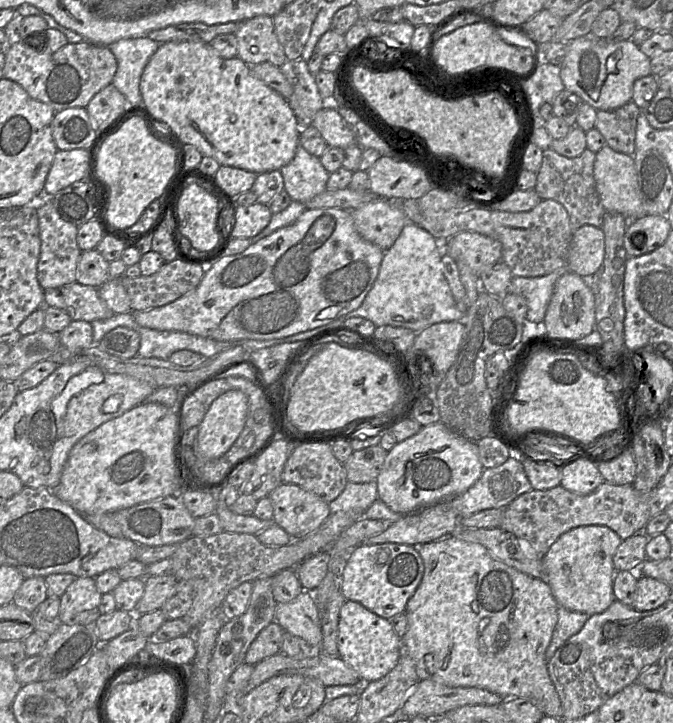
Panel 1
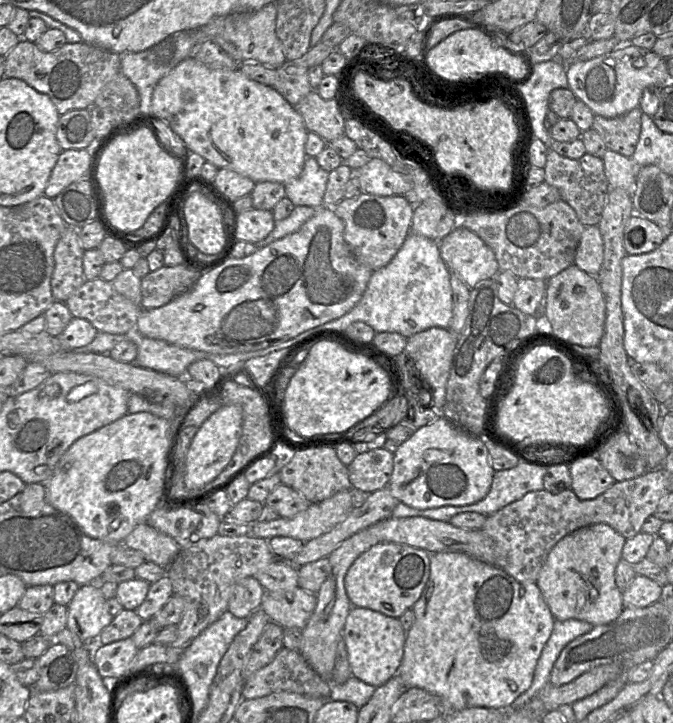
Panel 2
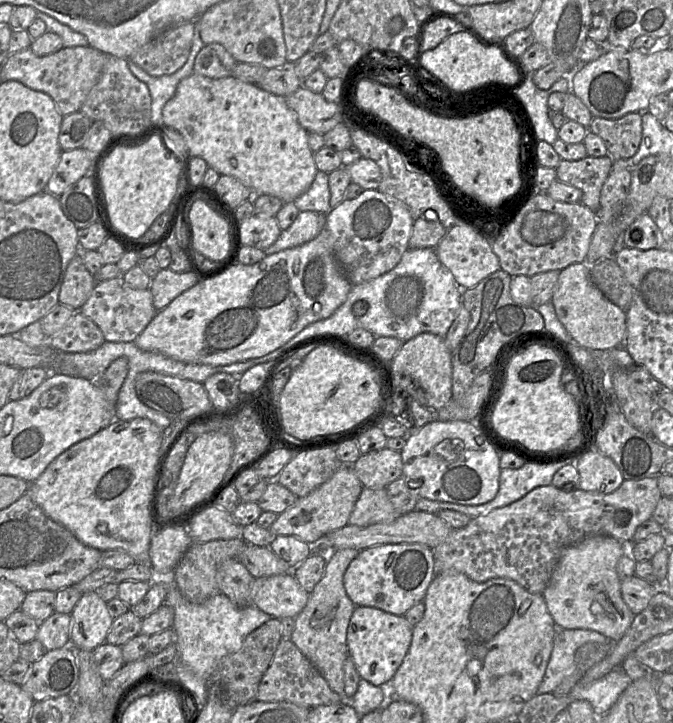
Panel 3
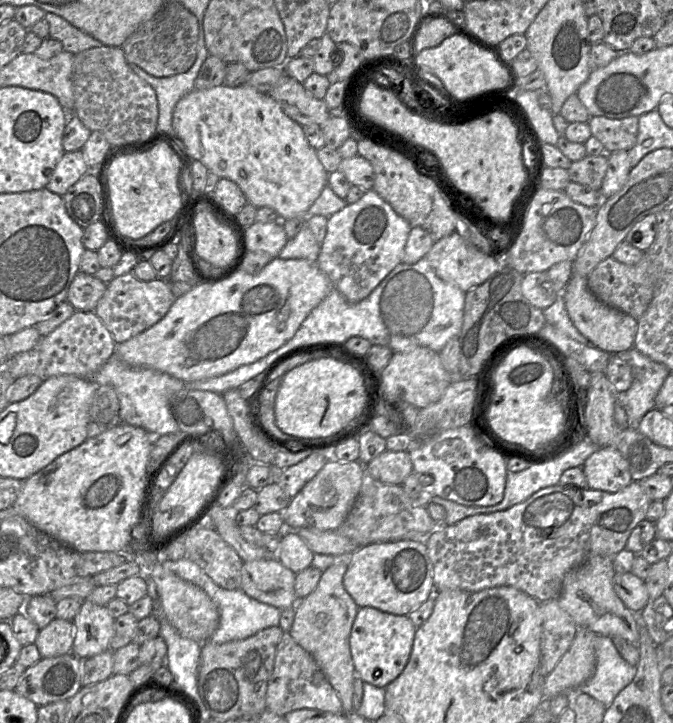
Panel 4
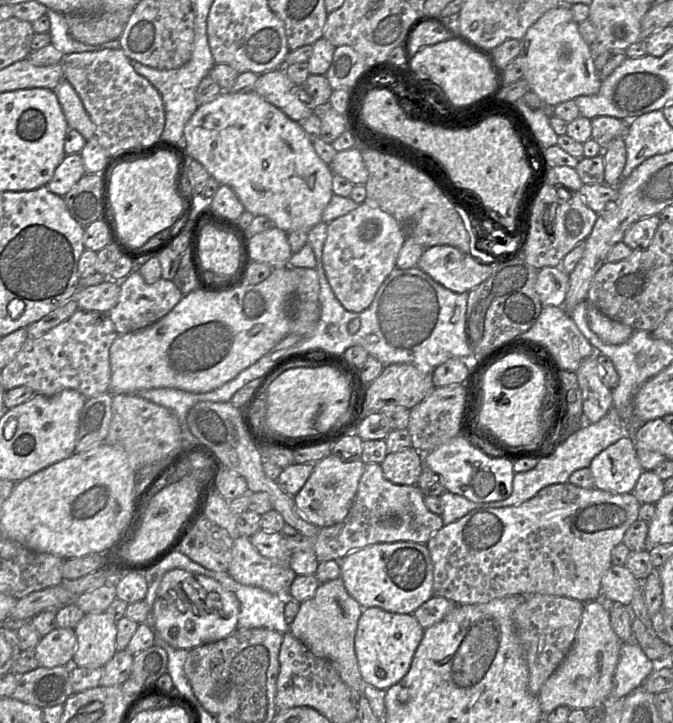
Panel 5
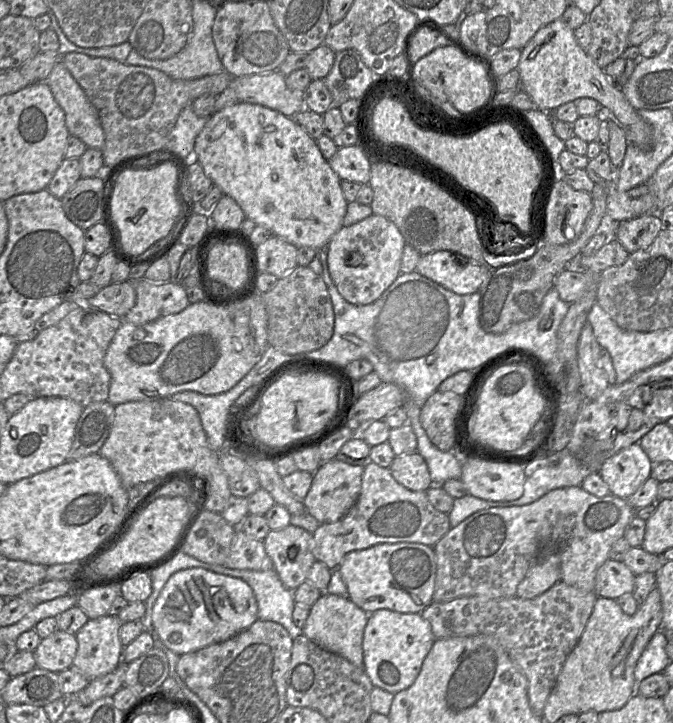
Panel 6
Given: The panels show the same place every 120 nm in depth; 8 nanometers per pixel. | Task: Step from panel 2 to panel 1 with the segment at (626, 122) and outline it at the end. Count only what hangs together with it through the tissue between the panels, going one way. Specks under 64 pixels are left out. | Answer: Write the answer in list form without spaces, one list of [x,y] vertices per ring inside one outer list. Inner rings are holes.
[[[633,101],[614,110],[598,110],[594,127],[614,151],[633,156],[640,113],[641,109]]]

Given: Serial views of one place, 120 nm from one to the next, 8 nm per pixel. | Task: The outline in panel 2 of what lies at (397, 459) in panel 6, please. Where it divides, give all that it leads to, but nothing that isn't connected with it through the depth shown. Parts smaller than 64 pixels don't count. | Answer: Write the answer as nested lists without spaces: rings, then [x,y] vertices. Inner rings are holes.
[[[385,448],[357,454],[347,466],[351,487],[369,494],[387,487],[393,472],[393,457]]]

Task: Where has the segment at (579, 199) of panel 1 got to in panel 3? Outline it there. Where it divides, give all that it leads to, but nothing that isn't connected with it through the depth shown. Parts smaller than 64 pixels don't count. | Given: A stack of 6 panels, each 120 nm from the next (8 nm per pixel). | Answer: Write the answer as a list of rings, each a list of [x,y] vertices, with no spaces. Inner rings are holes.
[[[587,156],[576,161],[561,159],[556,168],[557,180],[582,191],[581,202],[593,212],[600,208],[600,193],[613,165],[613,159]]]

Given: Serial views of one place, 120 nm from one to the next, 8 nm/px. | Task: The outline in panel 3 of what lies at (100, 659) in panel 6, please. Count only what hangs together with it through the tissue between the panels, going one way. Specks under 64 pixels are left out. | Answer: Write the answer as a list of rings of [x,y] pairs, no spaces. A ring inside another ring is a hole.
[[[96,591],[82,593],[71,612],[69,646],[93,652],[105,642],[113,621],[107,602]]]

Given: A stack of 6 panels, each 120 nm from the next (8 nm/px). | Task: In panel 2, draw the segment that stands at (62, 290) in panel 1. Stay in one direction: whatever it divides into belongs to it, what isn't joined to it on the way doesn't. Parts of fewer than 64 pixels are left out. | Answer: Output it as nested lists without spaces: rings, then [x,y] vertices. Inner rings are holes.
[[[100,277],[86,280],[64,302],[73,318],[82,318],[89,321],[97,331],[111,334],[126,334],[131,330],[137,330],[137,320],[142,310],[131,300],[115,290],[111,282]]]

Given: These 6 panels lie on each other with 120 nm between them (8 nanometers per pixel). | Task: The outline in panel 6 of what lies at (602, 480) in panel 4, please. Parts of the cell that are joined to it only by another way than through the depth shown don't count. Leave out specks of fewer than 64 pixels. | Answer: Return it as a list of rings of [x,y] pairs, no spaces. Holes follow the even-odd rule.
[[[639,443],[606,459],[599,474],[614,496],[627,499],[651,476],[653,463]]]

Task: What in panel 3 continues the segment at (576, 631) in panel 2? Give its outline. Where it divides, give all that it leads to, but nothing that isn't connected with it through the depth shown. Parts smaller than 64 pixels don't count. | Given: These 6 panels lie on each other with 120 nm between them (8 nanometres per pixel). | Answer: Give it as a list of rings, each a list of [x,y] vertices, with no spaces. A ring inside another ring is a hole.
[[[557,629],[554,637],[553,649],[545,670],[544,678],[537,690],[537,694],[553,693],[555,688],[561,683],[561,681],[575,671],[575,652],[576,650],[585,643],[597,642],[606,644],[610,641],[603,634],[589,629]]]

